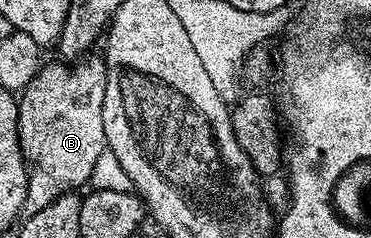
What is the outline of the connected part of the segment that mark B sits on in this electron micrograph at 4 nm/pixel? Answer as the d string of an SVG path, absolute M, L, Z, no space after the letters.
M87 55L82 59L76 60L74 63L68 64L71 65L66 69L63 65L51 65L51 63L44 64L43 68L40 69L39 73L32 79L32 81L27 85L27 88L22 90L21 96L18 98L19 103L19 146L21 147L21 151L23 152L23 162L27 165L27 198L25 199L25 203L23 204L23 213L30 215L36 213L37 211L41 211L41 207L49 207L49 203L53 203L53 199L57 199L63 193L70 193L72 191L82 190L82 185L85 186L90 182L91 176L93 175L93 167L97 164L97 159L101 159L101 155L107 149L107 140L105 139L105 119L103 118L103 104L105 103L105 83L107 82L107 63L106 60L102 56L99 57L91 57L95 55Z

